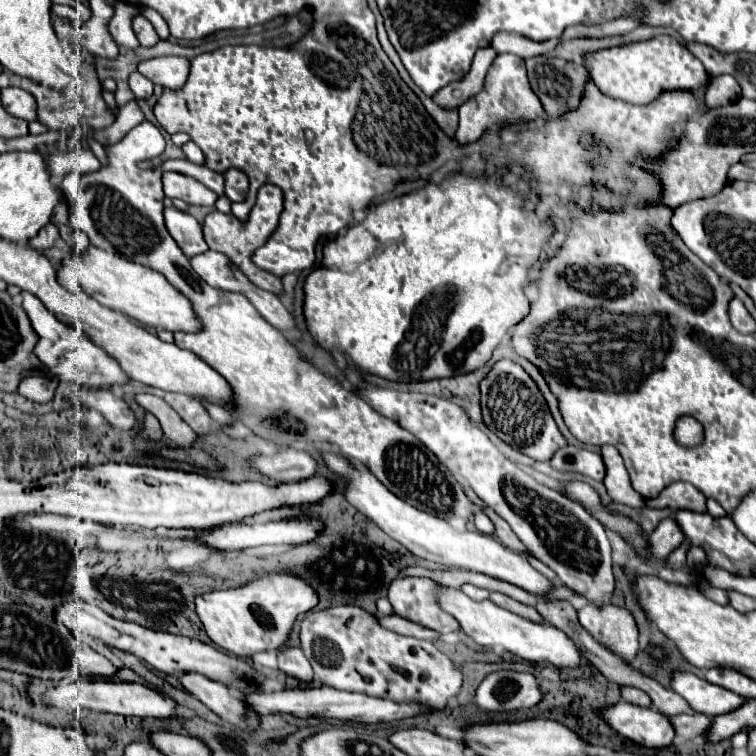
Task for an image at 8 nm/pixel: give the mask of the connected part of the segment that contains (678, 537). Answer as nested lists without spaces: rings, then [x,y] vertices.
[[[664,518],[658,528],[650,534],[650,552],[652,556],[658,556],[658,558],[666,558],[682,540],[684,540],[684,532],[680,530],[680,526],[676,524],[674,518]]]

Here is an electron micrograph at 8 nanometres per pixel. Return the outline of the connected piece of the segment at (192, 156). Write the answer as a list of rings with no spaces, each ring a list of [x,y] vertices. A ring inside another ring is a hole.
[[[194,142],[184,144],[182,150],[184,150],[184,154],[186,154],[186,158],[188,158],[190,162],[194,162],[194,164],[204,164],[204,152],[202,152]]]

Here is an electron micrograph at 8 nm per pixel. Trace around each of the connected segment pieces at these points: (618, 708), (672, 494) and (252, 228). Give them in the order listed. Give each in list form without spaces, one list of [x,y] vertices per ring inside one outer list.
[[[624,700],[618,702],[616,706],[602,710],[602,716],[618,734],[642,746],[650,748],[670,746],[676,736],[668,716],[652,708],[632,706]]]
[[[676,482],[676,484],[670,484],[668,488],[664,488],[664,492],[660,492],[660,496],[648,500],[646,506],[704,512],[706,510],[706,496],[698,488],[694,488],[692,484]]]
[[[266,184],[258,190],[258,200],[256,200],[256,206],[252,208],[250,212],[250,218],[246,222],[240,222],[236,216],[232,214],[222,214],[222,212],[212,212],[206,216],[204,220],[204,236],[206,236],[206,243],[211,250],[216,252],[222,252],[226,254],[242,272],[244,276],[248,276],[248,280],[252,280],[252,284],[256,284],[260,290],[268,290],[272,294],[282,294],[284,292],[284,286],[282,286],[282,280],[270,272],[264,272],[260,268],[256,268],[252,264],[252,252],[256,248],[260,248],[266,244],[268,236],[276,230],[276,224],[278,224],[278,218],[280,218],[280,212],[284,208],[284,194],[278,186],[274,184]]]

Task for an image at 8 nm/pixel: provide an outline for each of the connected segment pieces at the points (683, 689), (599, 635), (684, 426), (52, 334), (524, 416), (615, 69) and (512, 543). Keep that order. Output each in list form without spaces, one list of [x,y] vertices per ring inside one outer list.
[[[674,670],[672,672],[672,680],[670,680],[670,688],[680,694],[690,708],[706,708],[700,714],[708,714],[708,716],[718,716],[720,712],[716,712],[716,708],[726,708],[722,712],[732,712],[732,708],[738,708],[744,698],[728,692],[726,688],[708,684],[704,678],[698,678],[692,672],[682,672],[682,670]]]
[[[586,604],[578,612],[578,620],[594,640],[614,652],[624,662],[632,662],[638,652],[638,628],[632,614],[624,608],[608,604],[604,608]]]
[[[680,418],[676,424],[676,440],[685,446],[695,446],[704,439],[704,428],[694,418]]]
[[[22,292],[22,298],[24,298],[22,308],[26,310],[26,314],[28,314],[30,322],[32,322],[34,332],[40,336],[36,346],[34,346],[34,354],[50,370],[50,374],[54,374],[58,378],[66,378],[70,382],[84,384],[84,386],[106,386],[106,384],[120,384],[120,382],[128,380],[128,376],[122,372],[120,364],[114,358],[106,356],[102,348],[92,344],[88,336],[84,336],[82,332],[62,324],[30,292]]]
[[[506,358],[498,360],[488,372],[488,376],[480,382],[480,390],[486,426],[494,430],[510,446],[520,448],[520,452],[528,454],[534,460],[546,462],[558,448],[568,444],[562,432],[558,430],[540,388],[520,364]]]
[[[654,36],[642,42],[586,52],[584,66],[600,92],[630,104],[650,104],[668,90],[686,90],[696,94],[708,82],[708,72],[704,70],[702,62],[672,36]]]
[[[484,508],[484,514],[492,520],[492,524],[494,524],[494,536],[506,546],[506,548],[510,548],[510,550],[514,550],[514,552],[528,552],[526,548],[524,548],[524,544],[516,538],[516,534],[512,532],[512,528],[500,518],[500,516],[496,516],[496,512],[494,510],[490,510],[490,508]]]

